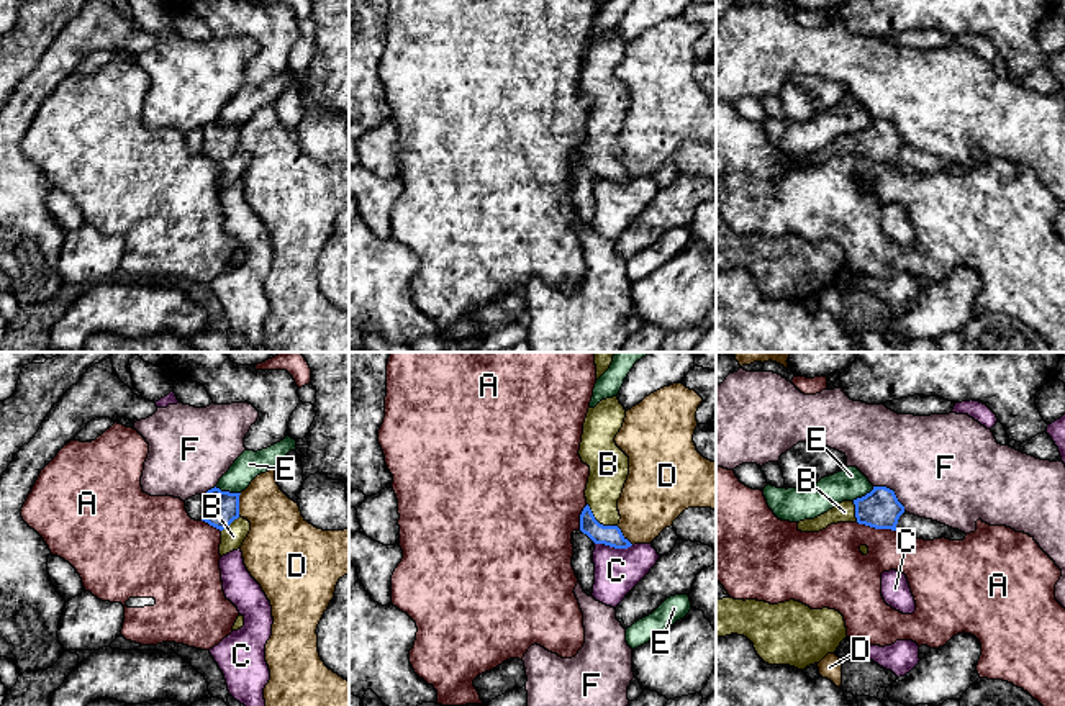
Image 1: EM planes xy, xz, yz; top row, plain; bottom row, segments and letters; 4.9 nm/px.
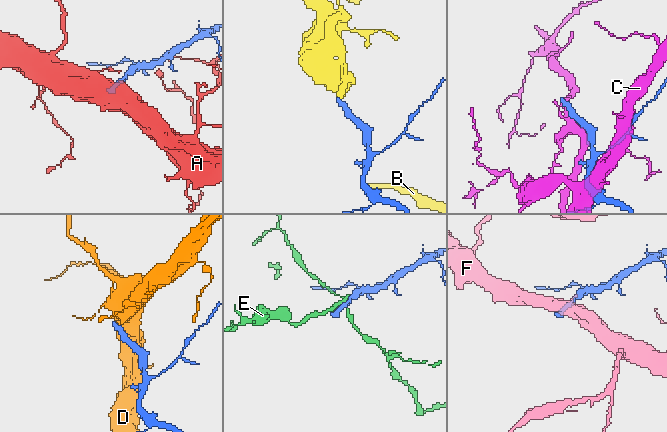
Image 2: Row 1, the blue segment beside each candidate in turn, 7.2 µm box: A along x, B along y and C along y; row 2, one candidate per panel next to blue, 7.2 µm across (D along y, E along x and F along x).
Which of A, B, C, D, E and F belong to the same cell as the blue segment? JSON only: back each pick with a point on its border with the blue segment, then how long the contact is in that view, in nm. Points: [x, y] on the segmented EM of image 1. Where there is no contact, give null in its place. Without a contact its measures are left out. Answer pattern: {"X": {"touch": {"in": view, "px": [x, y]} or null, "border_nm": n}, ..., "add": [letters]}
{"B": {"touch": {"in": "xz", "px": [597, 521]}, "border_nm": 190}, "add": ["B"]}

